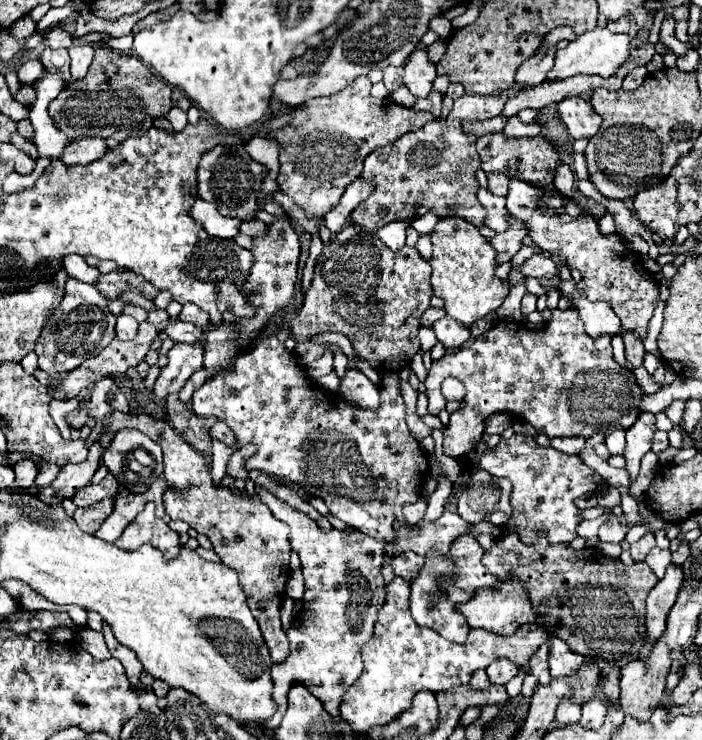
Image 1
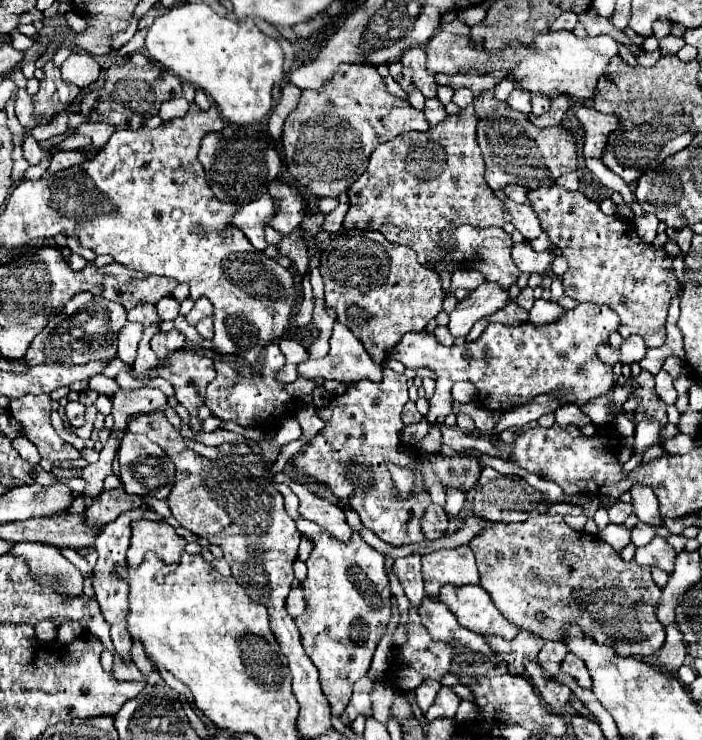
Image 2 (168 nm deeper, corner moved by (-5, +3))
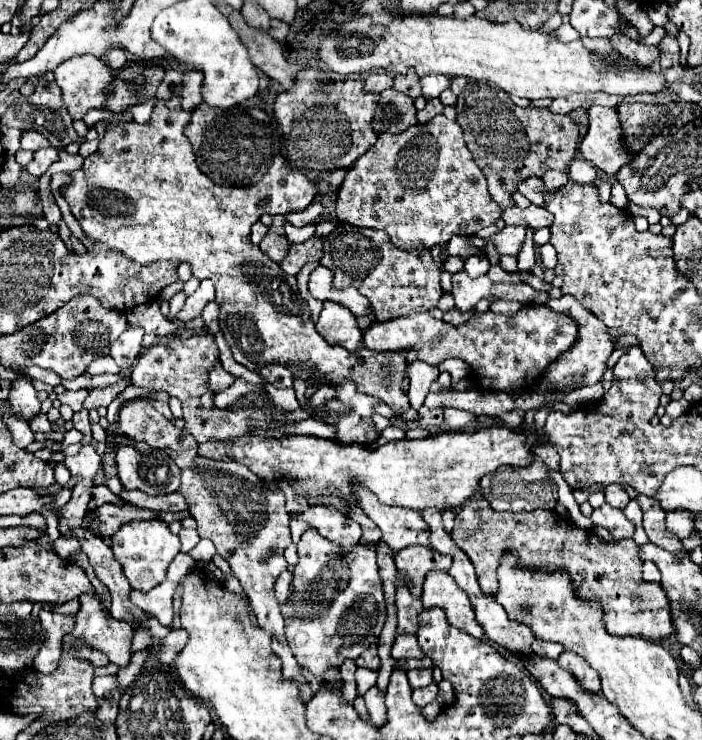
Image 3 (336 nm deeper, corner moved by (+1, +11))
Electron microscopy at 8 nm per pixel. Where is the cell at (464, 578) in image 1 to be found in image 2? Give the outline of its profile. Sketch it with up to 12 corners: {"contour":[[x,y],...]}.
{"contour":[[470,547],[422,555],[426,597],[480,583]]}

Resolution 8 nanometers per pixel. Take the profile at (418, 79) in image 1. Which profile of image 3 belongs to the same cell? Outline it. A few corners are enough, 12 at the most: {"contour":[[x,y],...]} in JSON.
{"contour":[[442,75],[420,77],[424,99],[434,99],[450,87]]}

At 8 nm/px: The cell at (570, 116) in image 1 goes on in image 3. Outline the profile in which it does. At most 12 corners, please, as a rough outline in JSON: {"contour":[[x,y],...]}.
{"contour":[[592,105],[580,153],[608,175],[630,163],[616,109]]}

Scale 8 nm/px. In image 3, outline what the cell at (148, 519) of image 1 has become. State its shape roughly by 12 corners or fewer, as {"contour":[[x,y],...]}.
{"contour":[[158,519],[130,521],[112,551],[132,589],[164,581],[180,537]]}

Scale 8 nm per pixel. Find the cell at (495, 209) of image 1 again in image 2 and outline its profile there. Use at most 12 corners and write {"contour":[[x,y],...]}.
{"contour":[[504,201],[524,239],[540,237],[542,225],[530,205]]}

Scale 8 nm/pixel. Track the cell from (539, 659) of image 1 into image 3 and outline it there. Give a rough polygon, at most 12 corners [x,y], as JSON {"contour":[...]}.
{"contour":[[534,639],[532,651],[544,659],[558,659],[564,647]]}

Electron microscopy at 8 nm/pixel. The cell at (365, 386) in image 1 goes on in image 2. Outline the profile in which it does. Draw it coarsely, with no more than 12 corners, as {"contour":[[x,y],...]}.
{"contour":[[338,321],[324,359],[298,373],[342,383],[382,379],[382,365]]}

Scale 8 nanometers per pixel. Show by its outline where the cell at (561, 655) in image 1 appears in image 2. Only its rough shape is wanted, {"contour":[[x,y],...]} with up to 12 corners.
{"contour":[[568,653],[562,671],[580,687],[592,687],[590,673],[580,657]]}

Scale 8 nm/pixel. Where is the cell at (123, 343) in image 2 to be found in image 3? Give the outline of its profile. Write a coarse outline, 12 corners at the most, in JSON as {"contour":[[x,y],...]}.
{"contour":[[128,327],[110,357],[128,369],[142,353],[142,327]]}

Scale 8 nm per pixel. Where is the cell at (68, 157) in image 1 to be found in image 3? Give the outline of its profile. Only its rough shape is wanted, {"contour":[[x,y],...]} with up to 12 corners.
{"contour":[[40,149],[34,153],[26,171],[34,177],[46,173],[58,161],[56,149]]}

